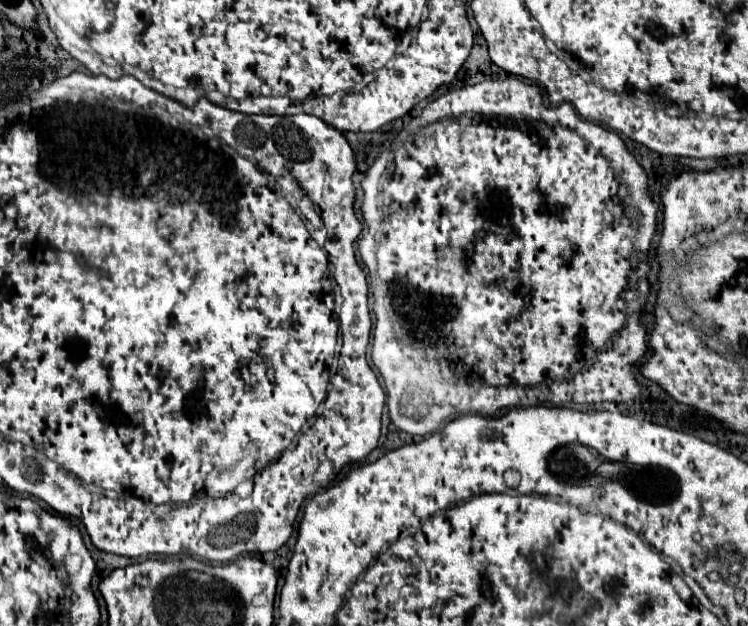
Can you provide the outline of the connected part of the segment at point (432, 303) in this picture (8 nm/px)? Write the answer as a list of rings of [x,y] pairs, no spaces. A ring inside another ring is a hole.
[[[506,78],[502,82],[486,80],[482,84],[464,86],[460,90],[444,94],[442,98],[430,102],[422,110],[422,114],[408,124],[408,128],[394,140],[392,150],[386,150],[376,158],[374,166],[366,172],[366,178],[362,182],[364,188],[362,214],[366,230],[358,240],[358,250],[364,264],[370,270],[370,278],[376,280],[374,286],[384,286],[384,288],[370,288],[376,316],[372,362],[382,374],[388,390],[386,404],[390,408],[390,418],[400,430],[408,434],[424,436],[436,432],[448,416],[456,414],[478,412],[492,416],[498,410],[512,406],[520,408],[540,404],[572,406],[584,402],[586,404],[628,402],[640,392],[640,386],[634,378],[634,368],[638,360],[642,360],[646,354],[646,330],[640,326],[638,318],[640,310],[646,304],[648,284],[644,286],[644,292],[638,292],[636,298],[636,290],[630,290],[628,272],[630,272],[632,246],[635,245],[640,260],[640,257],[648,254],[650,240],[656,232],[656,212],[659,206],[646,194],[648,188],[646,172],[632,158],[632,154],[626,150],[624,142],[616,132],[584,120],[570,104],[548,106],[546,102],[542,102],[542,91],[541,87],[526,84],[518,78]],[[618,180],[626,182],[628,186],[629,197],[626,204],[624,200],[620,200]],[[630,300],[636,302],[628,306]]]

